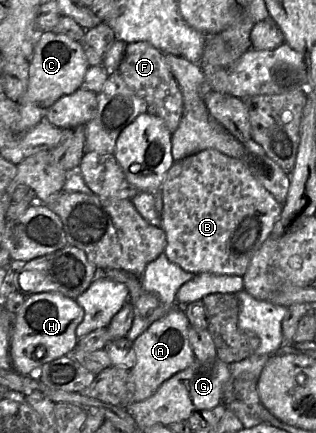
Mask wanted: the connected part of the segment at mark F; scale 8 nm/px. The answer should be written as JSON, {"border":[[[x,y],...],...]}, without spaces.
{"border":[[[147,42],[128,43],[118,71],[136,95],[143,98],[147,105],[156,108],[156,115],[163,119],[168,131],[173,133],[182,118],[183,100],[180,87],[165,60],[165,53]]]}

